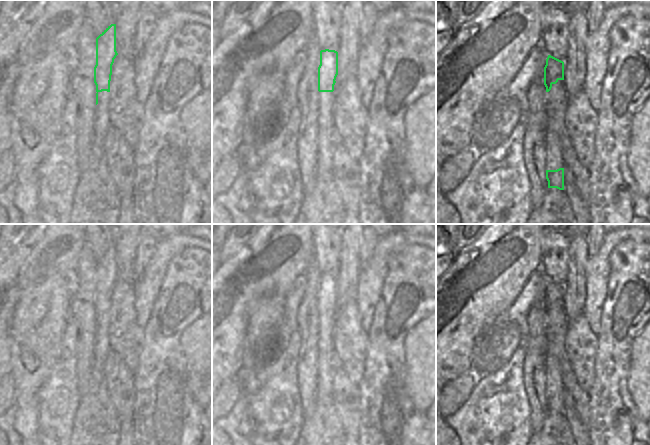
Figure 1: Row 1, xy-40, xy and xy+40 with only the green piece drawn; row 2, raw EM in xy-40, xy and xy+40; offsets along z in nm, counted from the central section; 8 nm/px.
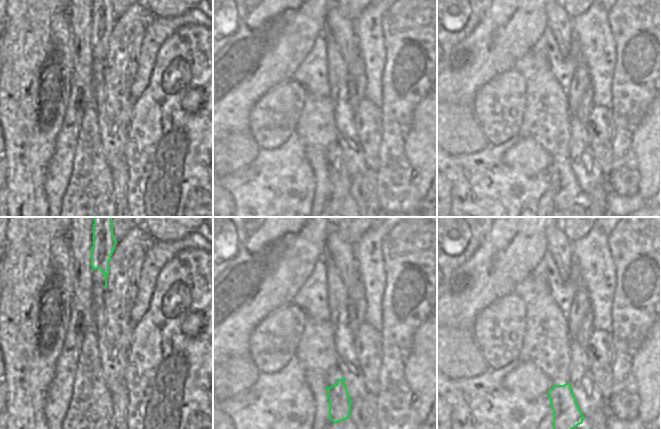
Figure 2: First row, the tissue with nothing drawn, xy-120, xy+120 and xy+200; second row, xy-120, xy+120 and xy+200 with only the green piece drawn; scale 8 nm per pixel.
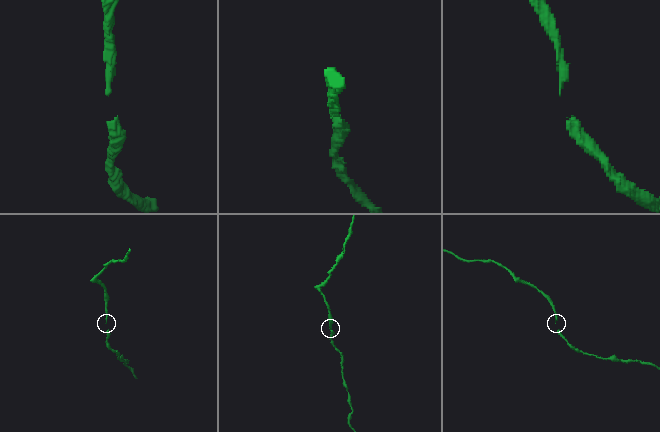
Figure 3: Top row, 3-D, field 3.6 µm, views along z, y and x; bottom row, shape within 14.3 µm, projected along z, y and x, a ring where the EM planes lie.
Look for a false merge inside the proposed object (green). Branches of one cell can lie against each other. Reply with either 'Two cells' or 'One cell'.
One cell.

